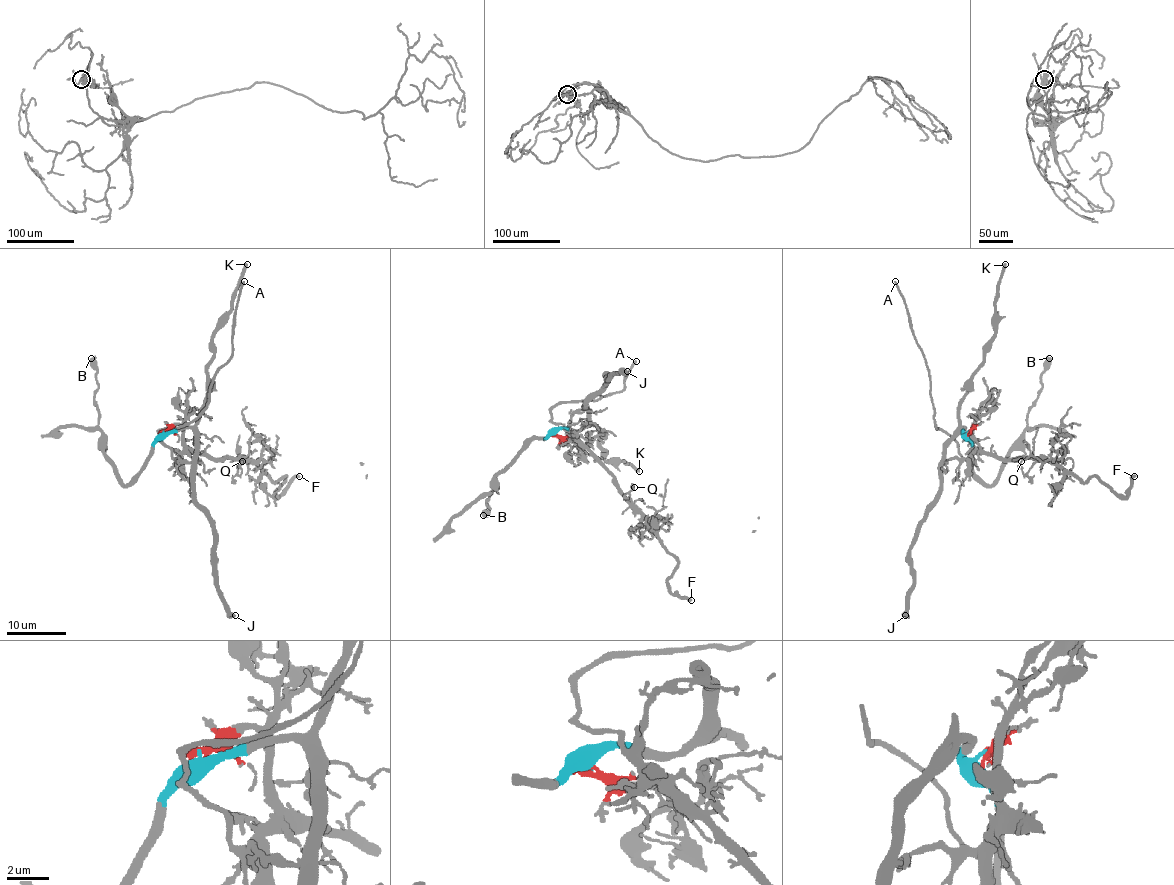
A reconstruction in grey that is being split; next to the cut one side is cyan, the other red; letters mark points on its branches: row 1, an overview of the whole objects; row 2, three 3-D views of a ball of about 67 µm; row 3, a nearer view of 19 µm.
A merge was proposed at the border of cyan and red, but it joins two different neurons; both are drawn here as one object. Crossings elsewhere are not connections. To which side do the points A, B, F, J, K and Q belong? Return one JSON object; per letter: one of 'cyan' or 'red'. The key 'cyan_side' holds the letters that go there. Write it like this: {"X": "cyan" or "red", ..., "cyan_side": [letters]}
{"A": "red", "B": "cyan", "F": "red", "J": "cyan", "K": "cyan", "Q": "red", "cyan_side": ["B", "J", "K"]}

